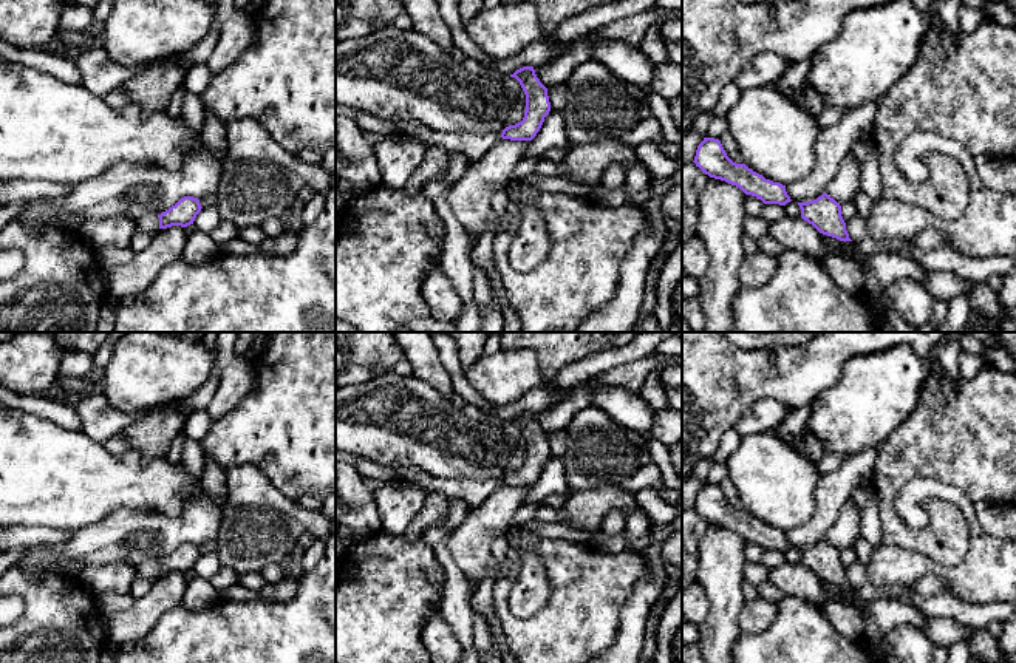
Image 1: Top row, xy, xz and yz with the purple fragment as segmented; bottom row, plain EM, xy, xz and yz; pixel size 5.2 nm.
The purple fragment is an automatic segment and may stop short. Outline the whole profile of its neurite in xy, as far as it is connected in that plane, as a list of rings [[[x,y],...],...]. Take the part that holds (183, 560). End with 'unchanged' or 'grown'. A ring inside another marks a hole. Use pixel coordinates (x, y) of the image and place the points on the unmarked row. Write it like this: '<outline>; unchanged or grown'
[[[184,542],[169,556],[158,561],[159,575],[167,575],[172,572],[187,573],[193,570],[196,561],[201,558],[201,550],[198,544]]]; unchanged

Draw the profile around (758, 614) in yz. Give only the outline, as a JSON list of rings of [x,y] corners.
[[[758,597],[752,601],[745,601],[739,615],[739,626],[744,634],[762,632],[775,621],[776,614],[776,603],[770,603]]]

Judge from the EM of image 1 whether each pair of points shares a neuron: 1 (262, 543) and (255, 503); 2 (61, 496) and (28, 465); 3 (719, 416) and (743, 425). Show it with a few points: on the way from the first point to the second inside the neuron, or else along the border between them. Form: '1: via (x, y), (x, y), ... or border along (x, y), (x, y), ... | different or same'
1: via (262, 533), (255, 512) | same
2: via (53, 489), (36, 473) | same
3: border along (763, 399), (752, 404), (733, 427) | different

